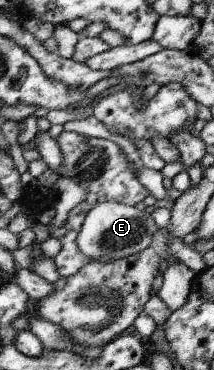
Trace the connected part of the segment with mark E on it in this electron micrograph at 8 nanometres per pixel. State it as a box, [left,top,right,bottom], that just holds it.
[76,201,158,259]

